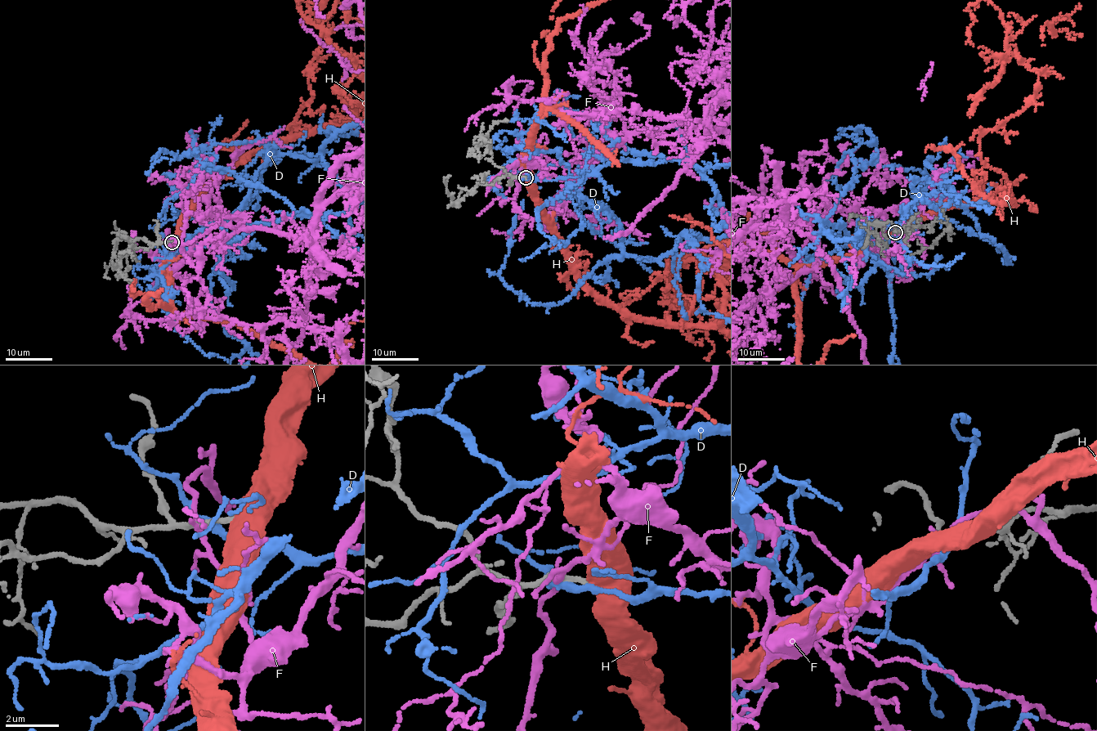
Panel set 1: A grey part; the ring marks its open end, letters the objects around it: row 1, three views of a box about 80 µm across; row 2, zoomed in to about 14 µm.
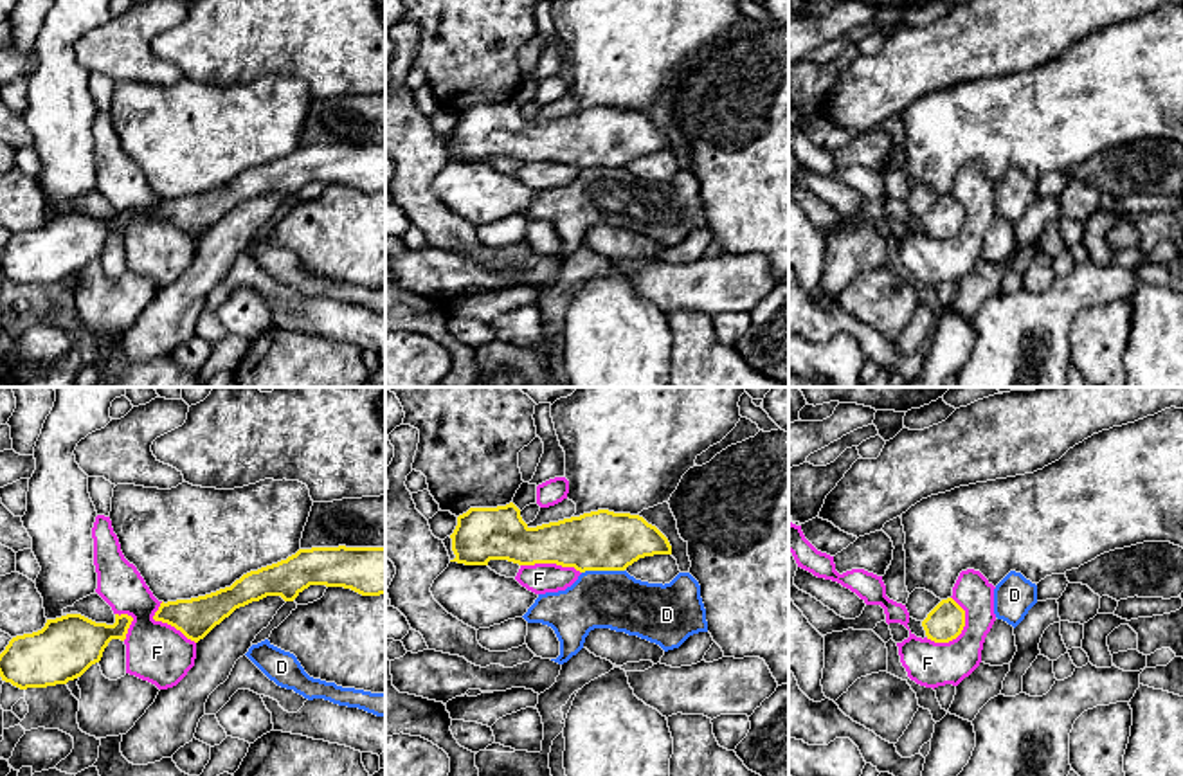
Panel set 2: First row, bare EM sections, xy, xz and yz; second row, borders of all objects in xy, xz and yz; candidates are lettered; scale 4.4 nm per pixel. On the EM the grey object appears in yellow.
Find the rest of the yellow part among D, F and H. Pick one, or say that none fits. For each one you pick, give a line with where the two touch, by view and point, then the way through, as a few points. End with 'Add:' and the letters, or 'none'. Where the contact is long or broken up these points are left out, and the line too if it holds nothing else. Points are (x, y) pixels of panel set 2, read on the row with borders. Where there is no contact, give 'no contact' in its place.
Add: none

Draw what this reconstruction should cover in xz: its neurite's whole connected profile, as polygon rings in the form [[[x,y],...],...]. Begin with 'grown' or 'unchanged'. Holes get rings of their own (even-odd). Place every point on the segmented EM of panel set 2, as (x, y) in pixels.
unchanged; [[[510,502],[470,508],[457,517],[454,560],[488,565],[508,560],[519,565],[556,564],[585,571],[625,571],[645,556],[672,555],[668,538],[639,515],[598,510],[580,517],[529,528]]]

